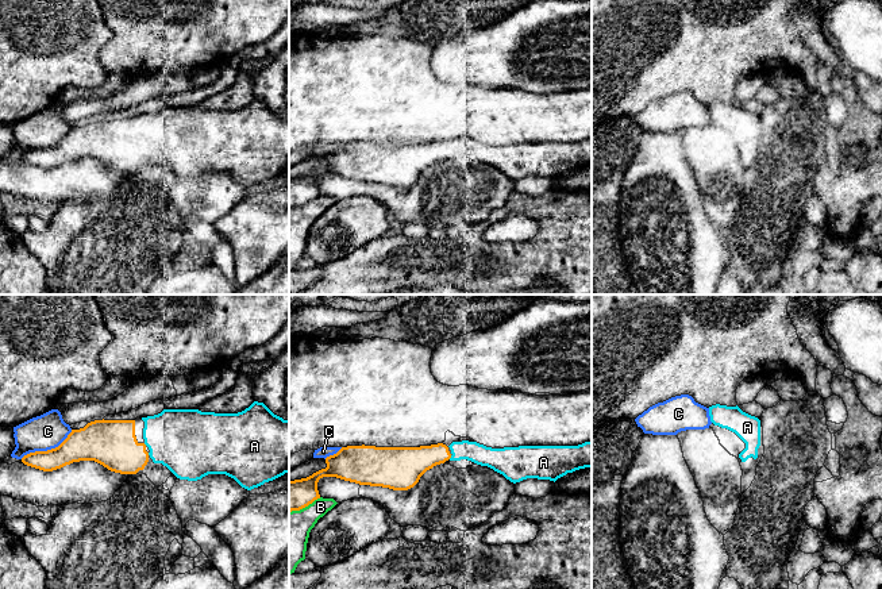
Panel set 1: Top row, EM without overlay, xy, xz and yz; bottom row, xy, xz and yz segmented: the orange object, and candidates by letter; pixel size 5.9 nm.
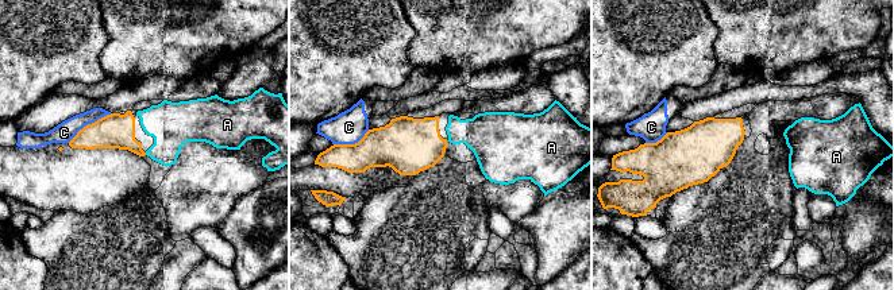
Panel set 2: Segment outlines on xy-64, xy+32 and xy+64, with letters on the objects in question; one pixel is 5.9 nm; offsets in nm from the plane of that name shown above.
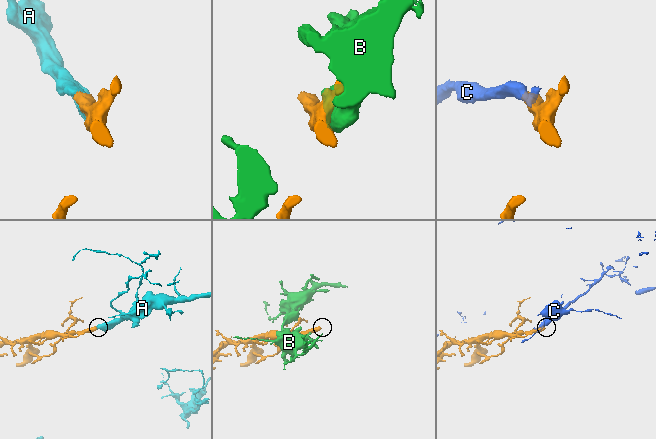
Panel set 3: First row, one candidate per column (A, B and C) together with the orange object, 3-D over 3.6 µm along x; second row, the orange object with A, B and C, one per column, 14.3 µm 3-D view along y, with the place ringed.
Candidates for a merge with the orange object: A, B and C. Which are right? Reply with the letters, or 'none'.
A

